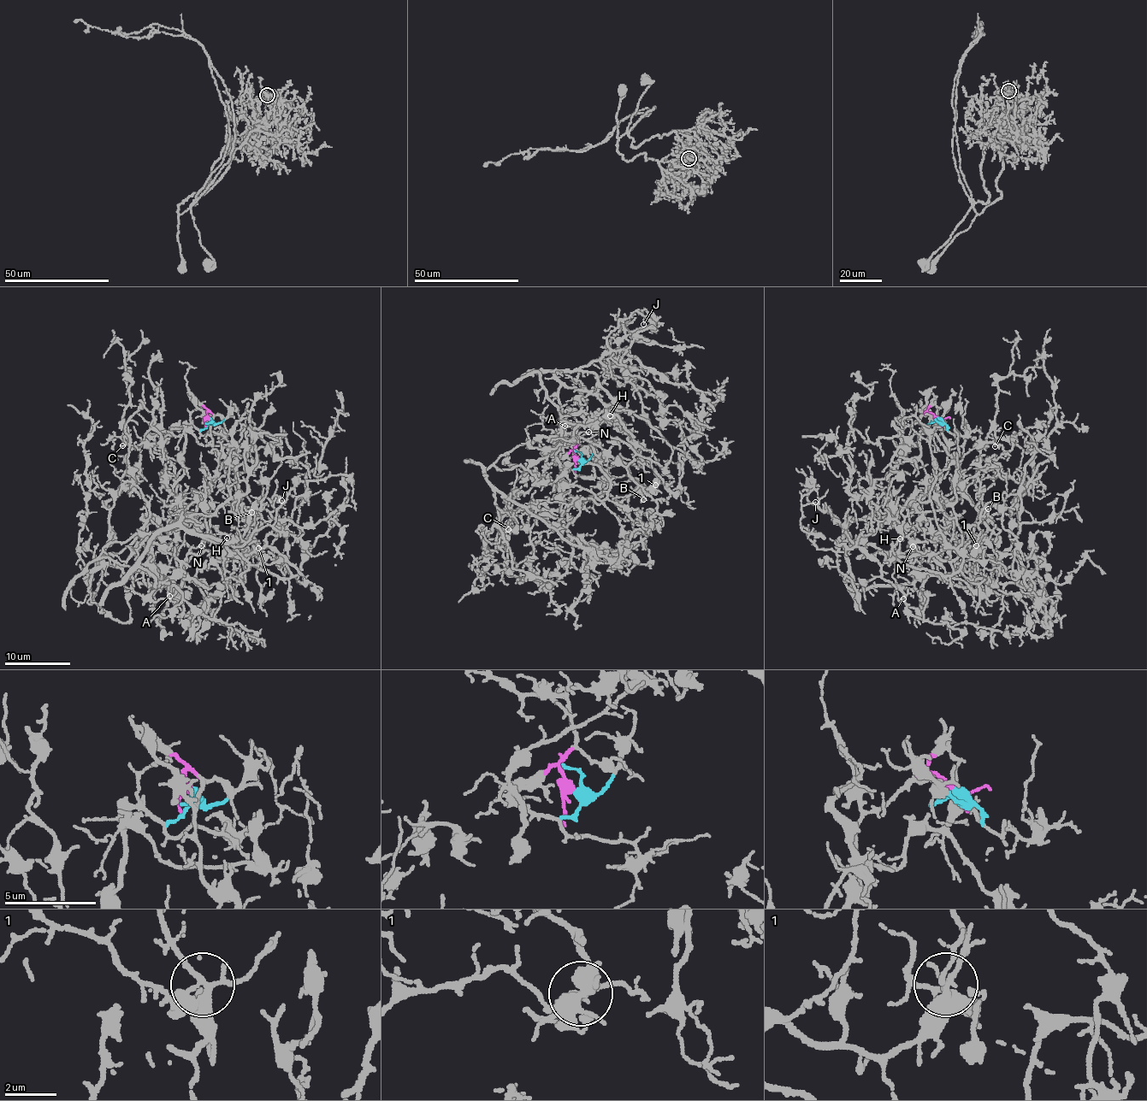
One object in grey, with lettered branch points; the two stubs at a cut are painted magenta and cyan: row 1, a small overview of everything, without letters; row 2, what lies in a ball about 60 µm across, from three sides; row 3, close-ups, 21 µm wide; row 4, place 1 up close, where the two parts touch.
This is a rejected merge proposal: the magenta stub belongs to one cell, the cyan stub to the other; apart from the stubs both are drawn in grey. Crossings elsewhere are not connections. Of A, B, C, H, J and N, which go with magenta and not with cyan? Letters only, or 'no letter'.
A, B, H, J, N

